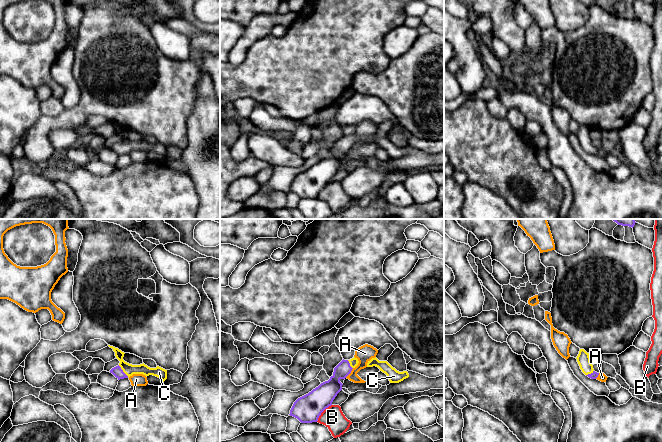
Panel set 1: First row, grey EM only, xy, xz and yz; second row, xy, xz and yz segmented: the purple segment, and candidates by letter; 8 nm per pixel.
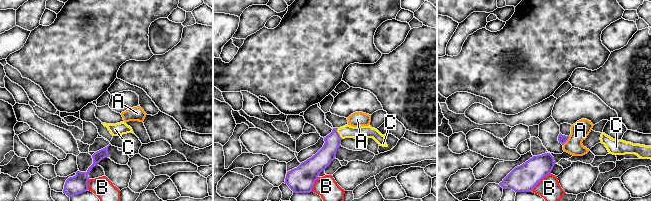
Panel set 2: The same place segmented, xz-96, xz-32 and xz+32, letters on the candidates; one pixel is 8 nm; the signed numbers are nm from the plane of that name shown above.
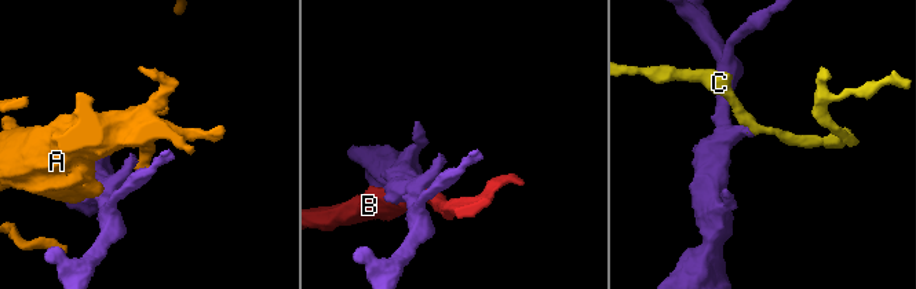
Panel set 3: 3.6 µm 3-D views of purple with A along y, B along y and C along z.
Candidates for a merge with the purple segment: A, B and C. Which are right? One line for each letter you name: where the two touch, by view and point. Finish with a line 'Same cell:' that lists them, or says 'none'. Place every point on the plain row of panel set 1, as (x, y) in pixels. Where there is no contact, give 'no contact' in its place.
C: xy (122, 147)
Same cell: C

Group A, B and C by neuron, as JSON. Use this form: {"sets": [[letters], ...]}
{"sets": [["A"], ["B"], ["C"]]}

